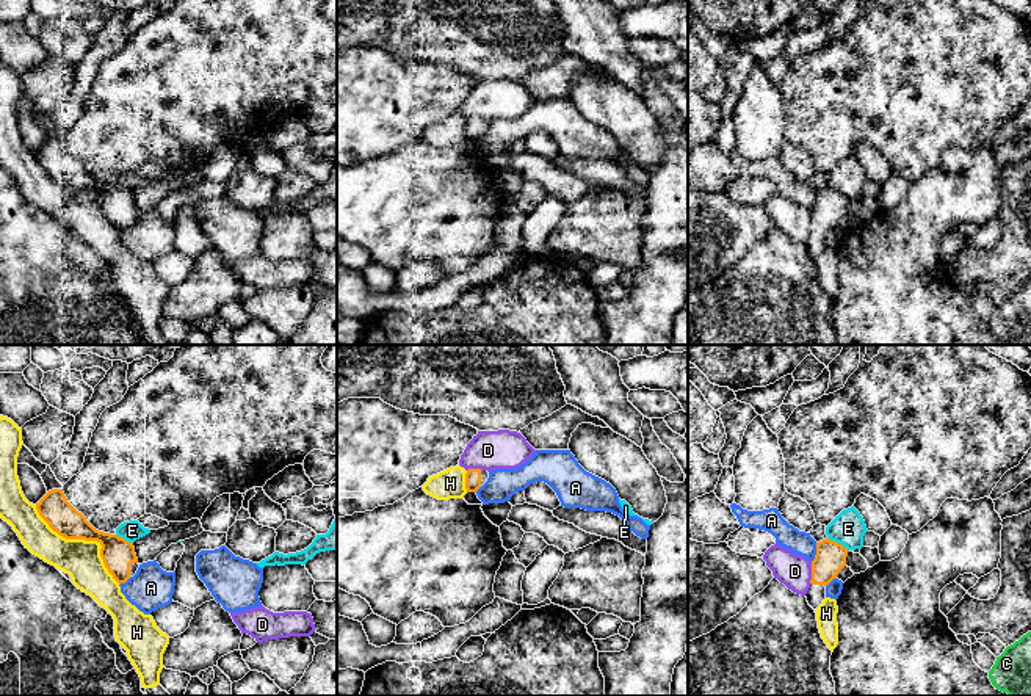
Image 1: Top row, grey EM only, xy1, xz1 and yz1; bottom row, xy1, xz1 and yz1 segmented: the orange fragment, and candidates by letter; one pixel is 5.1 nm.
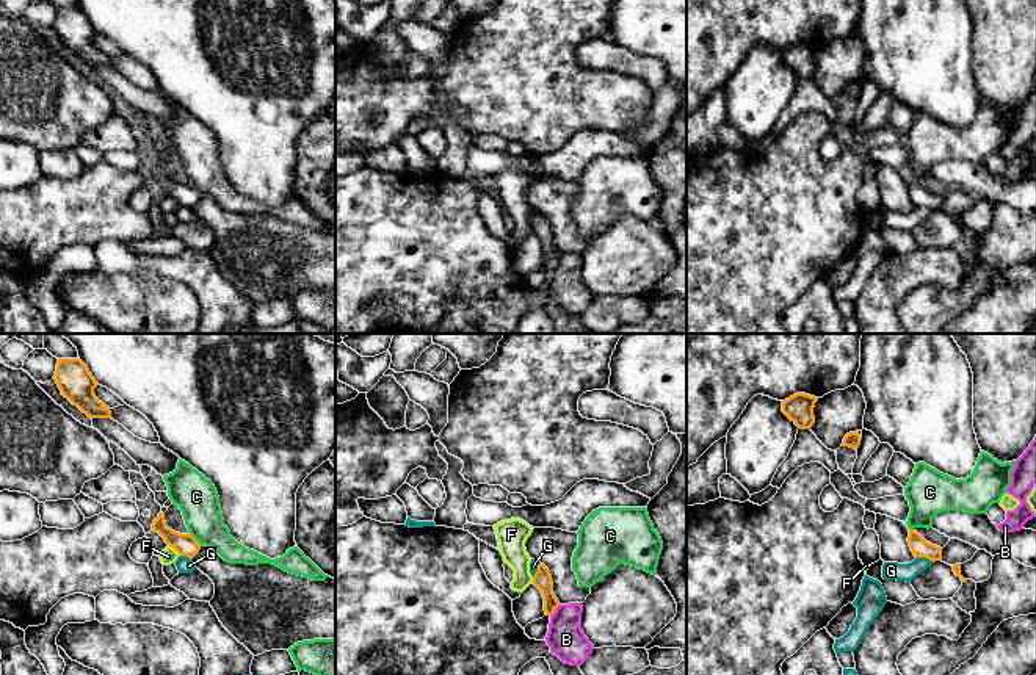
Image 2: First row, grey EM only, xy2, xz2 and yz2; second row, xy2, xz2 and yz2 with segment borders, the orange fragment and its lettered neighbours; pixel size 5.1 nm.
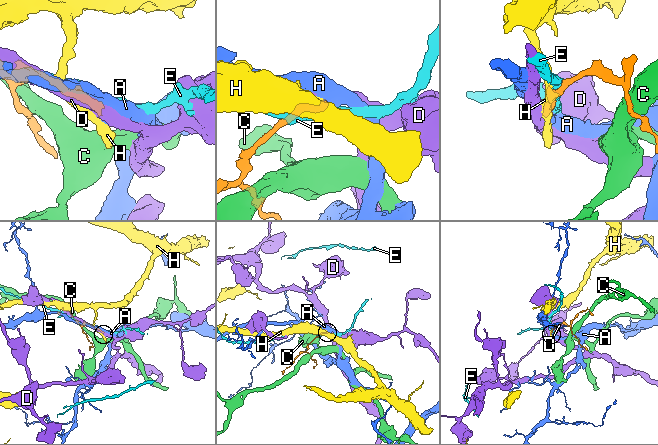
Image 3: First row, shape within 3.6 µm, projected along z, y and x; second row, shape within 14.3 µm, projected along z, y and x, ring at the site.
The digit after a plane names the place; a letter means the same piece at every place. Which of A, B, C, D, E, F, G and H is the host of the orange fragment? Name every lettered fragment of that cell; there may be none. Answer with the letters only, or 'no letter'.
no letter

